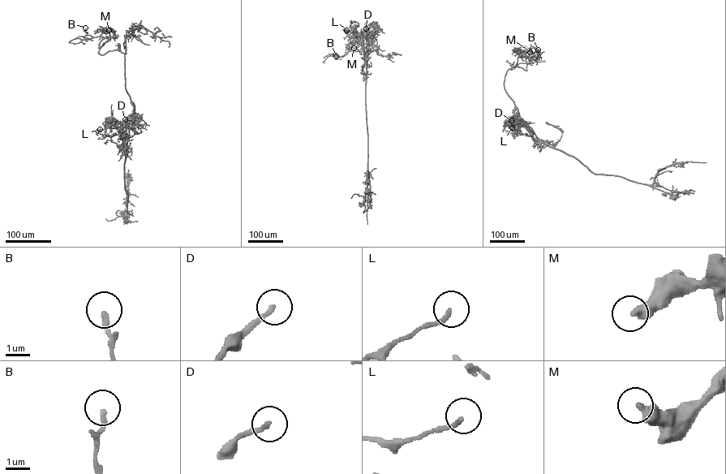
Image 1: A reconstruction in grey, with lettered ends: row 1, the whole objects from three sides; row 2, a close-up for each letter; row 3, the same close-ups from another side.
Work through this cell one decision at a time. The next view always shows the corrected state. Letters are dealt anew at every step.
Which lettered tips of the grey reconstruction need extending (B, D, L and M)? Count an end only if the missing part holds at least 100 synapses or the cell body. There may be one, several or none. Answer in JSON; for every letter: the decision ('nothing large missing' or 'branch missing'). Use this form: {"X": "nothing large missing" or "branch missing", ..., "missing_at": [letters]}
{"B": "nothing large missing", "D": "nothing large missing", "L": "nothing large missing", "M": "nothing large missing", "missing_at": []}

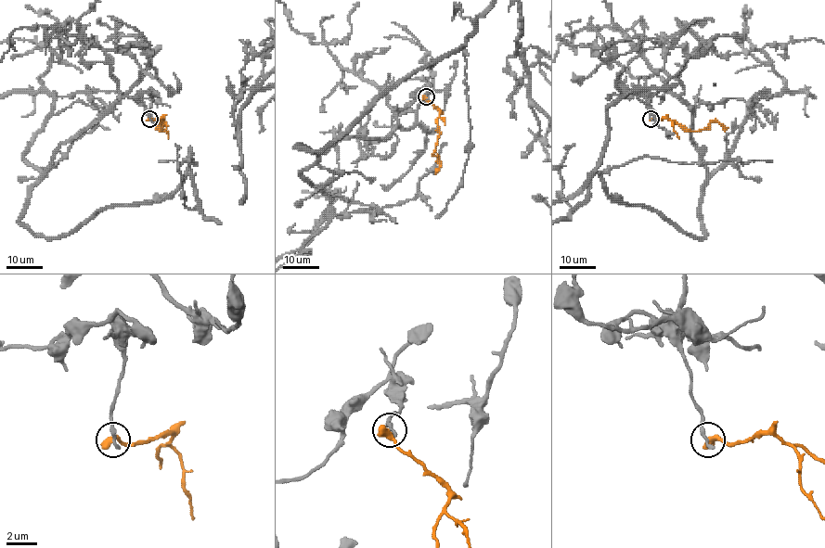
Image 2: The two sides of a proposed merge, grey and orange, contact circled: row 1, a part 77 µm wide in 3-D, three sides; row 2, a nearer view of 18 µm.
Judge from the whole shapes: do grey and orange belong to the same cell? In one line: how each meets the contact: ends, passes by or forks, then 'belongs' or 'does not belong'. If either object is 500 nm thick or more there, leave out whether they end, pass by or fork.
does not belong

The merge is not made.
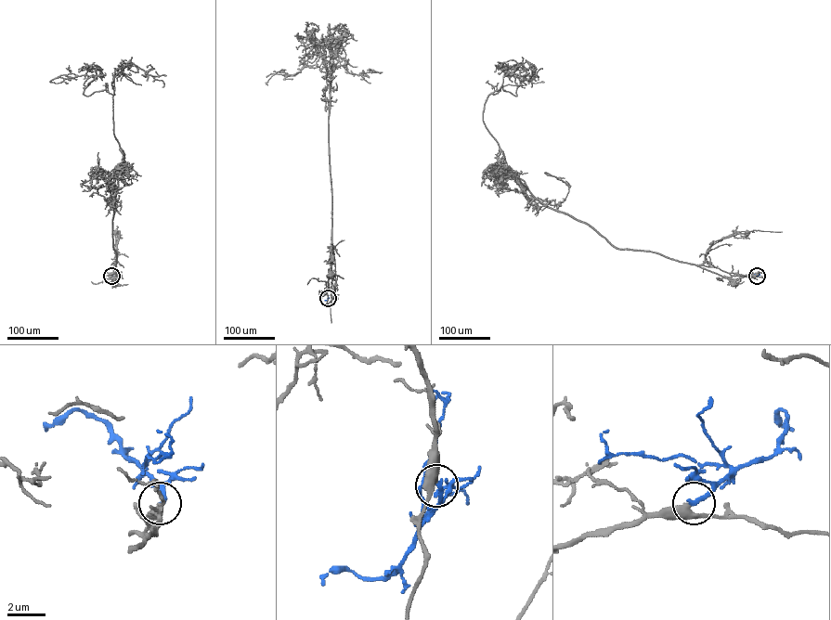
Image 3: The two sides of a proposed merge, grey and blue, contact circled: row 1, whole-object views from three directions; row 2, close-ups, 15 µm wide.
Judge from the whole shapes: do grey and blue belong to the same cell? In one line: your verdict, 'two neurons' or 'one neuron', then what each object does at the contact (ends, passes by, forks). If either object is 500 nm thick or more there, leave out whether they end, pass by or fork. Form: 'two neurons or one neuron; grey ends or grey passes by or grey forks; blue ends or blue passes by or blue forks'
one neuron; grey passes by; blue ends

